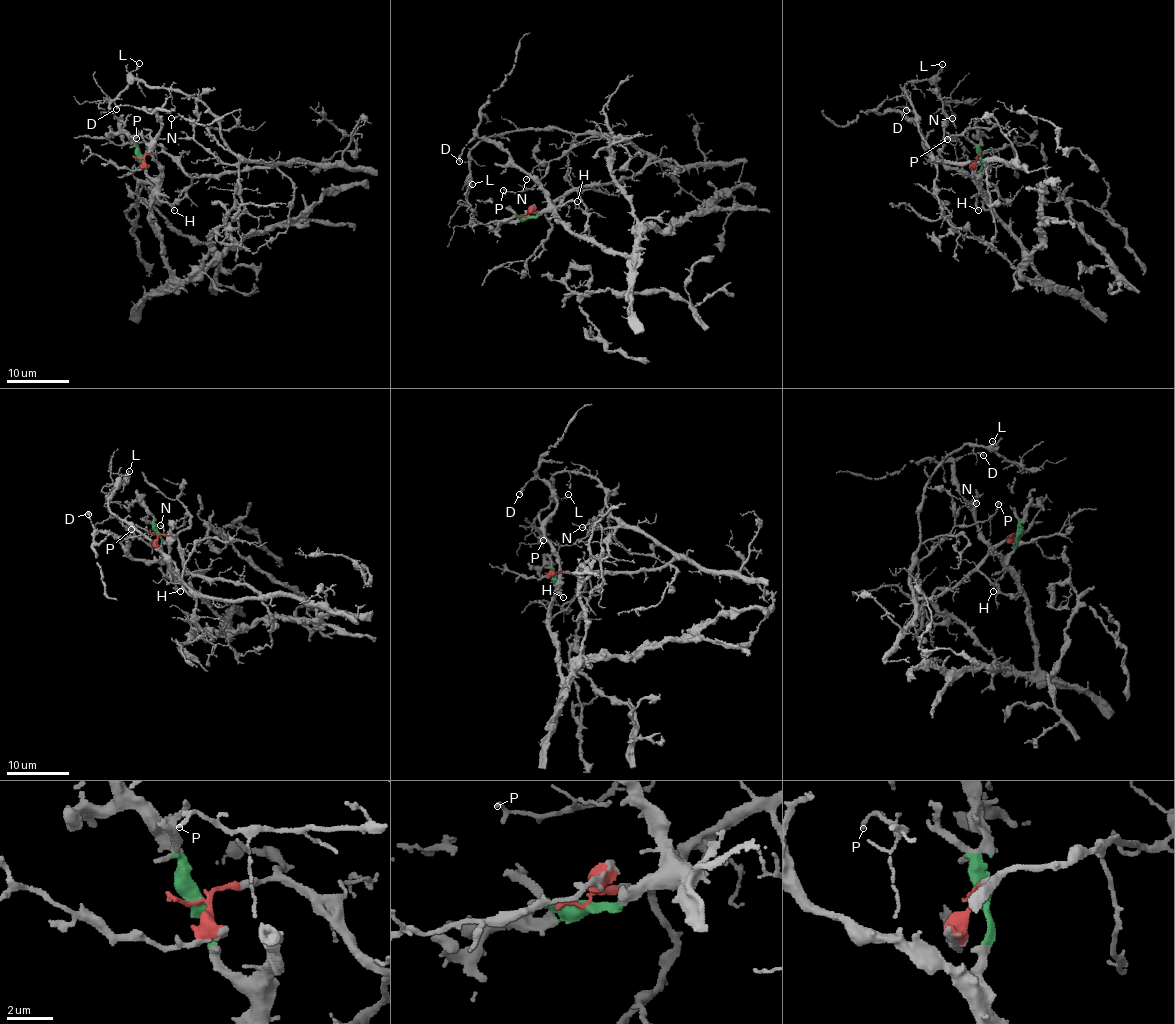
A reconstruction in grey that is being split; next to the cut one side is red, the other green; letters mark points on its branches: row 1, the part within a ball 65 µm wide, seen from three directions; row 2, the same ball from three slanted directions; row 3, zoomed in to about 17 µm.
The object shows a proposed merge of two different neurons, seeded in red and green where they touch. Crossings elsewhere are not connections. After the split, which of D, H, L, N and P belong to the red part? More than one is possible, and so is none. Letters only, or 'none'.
L, N, P

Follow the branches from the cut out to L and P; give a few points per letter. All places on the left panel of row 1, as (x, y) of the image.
L: (140, 158), (163, 152), (192, 176), (284, 164), (240, 161), (201, 101), (132, 78), (138, 63)
P: (140, 158), (163, 152), (192, 176), (284, 164), (228, 164), (189, 137), (149, 139), (141, 134), (136, 137)

